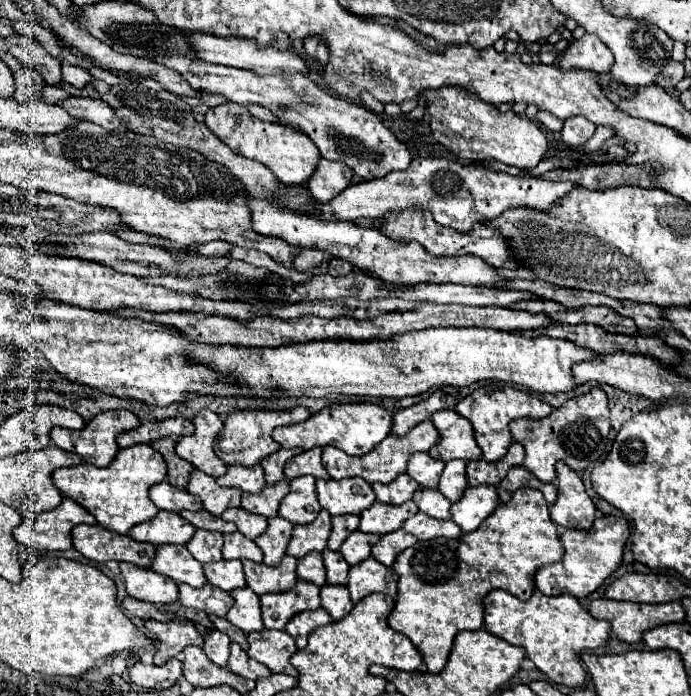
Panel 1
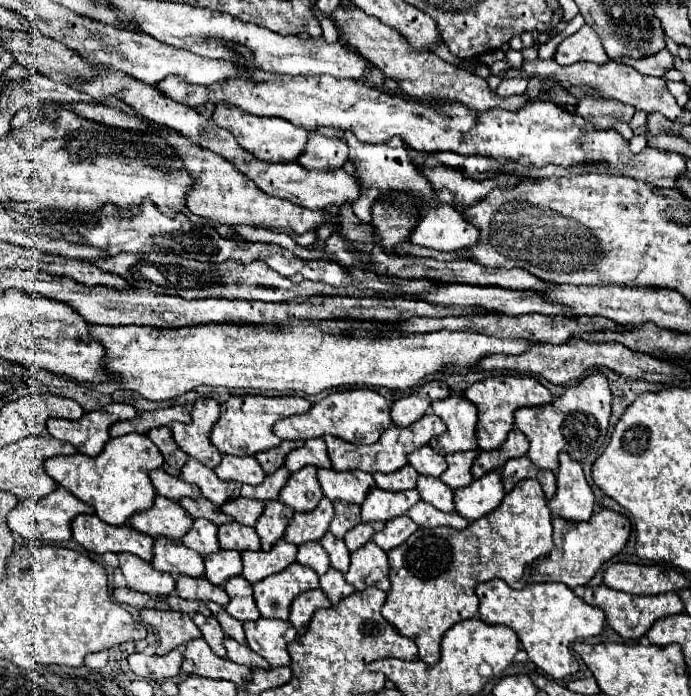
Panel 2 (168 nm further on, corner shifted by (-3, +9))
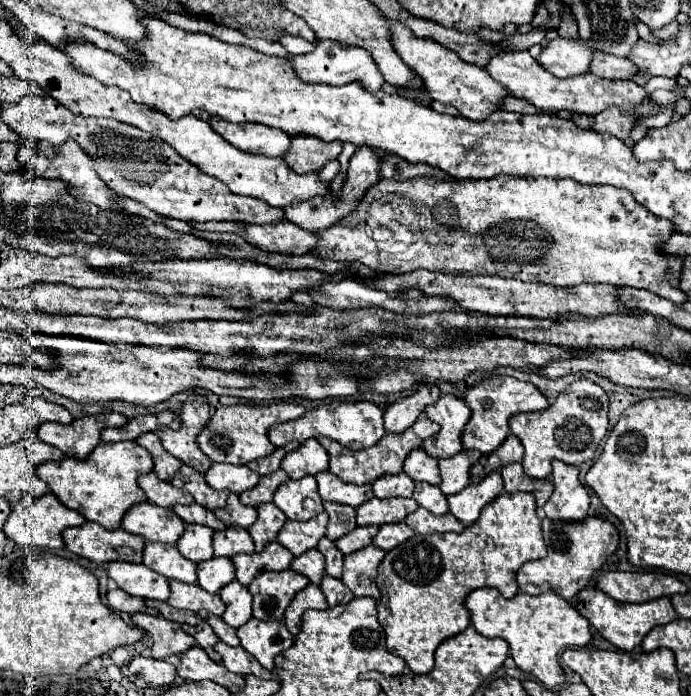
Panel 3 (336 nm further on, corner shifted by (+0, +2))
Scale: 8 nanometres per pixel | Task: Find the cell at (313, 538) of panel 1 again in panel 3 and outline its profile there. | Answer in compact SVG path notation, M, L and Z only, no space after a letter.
M320 513L306 523L286 521L278 533L278 541L294 555L302 555L318 545L320 537L326 533L326 525L328 525L326 513Z

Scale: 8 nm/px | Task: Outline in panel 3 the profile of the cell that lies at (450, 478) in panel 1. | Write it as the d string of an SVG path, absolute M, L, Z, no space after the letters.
M462 449L454 457L440 459L440 475L442 475L440 489L444 495L454 495L468 485L468 471L472 463L478 461L478 457L480 457L478 451Z

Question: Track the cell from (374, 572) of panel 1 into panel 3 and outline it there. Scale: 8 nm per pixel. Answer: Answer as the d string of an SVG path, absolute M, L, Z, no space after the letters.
M368 545L360 551L354 551L344 557L344 573L342 581L356 597L372 597L380 599L380 591L376 587L376 569L384 559L384 551L376 545Z

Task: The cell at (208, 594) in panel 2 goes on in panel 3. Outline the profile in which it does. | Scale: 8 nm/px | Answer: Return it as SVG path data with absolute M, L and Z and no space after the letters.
M170 581L170 599L168 605L176 607L176 609L184 609L184 611L200 611L206 609L214 615L222 615L226 605L218 595L206 593L200 585L188 585L188 583L180 583L180 581Z

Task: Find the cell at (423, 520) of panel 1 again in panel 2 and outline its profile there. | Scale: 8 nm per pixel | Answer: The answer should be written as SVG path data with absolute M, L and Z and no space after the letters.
M419 500L415 506L411 506L407 514L409 514L409 518L411 518L413 522L417 522L417 524L423 526L423 528L449 526L449 528L455 528L455 530L463 530L463 528L467 528L467 524L469 524L469 520L461 518L457 512L445 514L445 512L433 508L431 504L423 502L423 500Z

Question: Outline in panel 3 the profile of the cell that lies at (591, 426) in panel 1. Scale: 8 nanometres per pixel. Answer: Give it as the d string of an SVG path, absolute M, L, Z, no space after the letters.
M578 379L568 385L558 399L544 411L538 413L518 413L510 417L510 431L524 445L522 467L532 479L550 477L550 461L560 459L570 465L580 465L594 457L602 437L608 429L608 395L606 391L588 381Z

